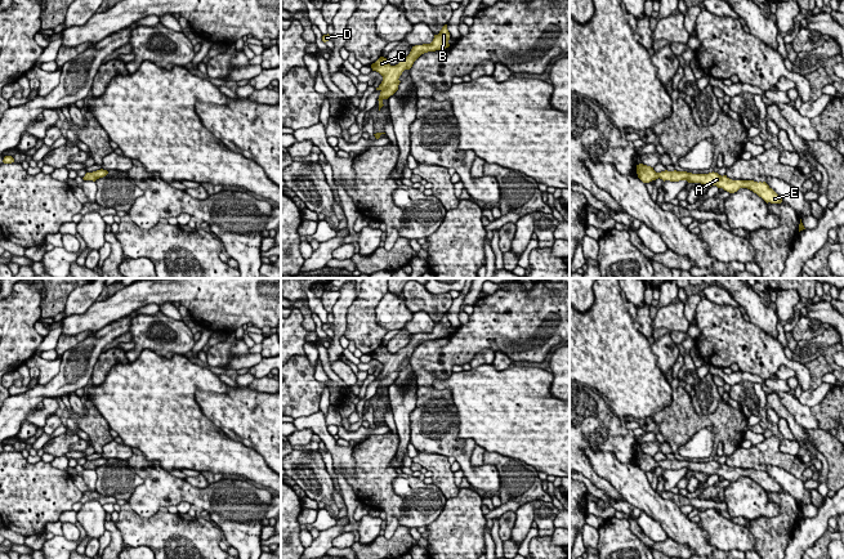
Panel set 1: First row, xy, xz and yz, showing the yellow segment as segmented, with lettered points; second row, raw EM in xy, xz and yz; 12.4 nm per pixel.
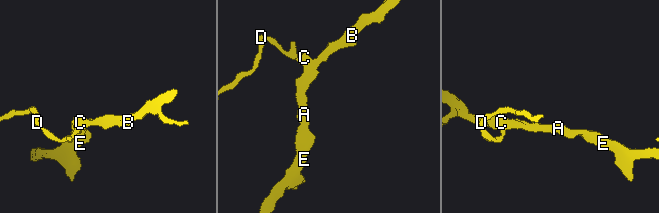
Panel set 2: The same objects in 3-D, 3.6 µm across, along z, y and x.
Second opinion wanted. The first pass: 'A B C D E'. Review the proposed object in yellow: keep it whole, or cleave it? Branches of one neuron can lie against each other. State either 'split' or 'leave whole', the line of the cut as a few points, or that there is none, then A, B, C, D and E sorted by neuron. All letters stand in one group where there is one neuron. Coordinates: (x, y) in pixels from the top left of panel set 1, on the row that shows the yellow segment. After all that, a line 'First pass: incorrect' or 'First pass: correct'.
leave whole; no cut; A B C D E
First pass: correct

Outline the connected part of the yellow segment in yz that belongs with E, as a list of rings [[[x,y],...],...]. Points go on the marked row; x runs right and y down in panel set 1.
[[[639,164],[637,165],[638,178],[643,183],[649,183],[656,179],[679,182],[687,180],[688,183],[701,183],[705,185],[716,185],[718,188],[723,188],[729,193],[737,192],[740,188],[747,188],[762,197],[767,204],[781,204],[782,198],[765,183],[765,182],[754,182],[754,180],[732,180],[727,175],[719,175],[718,173],[709,174],[692,174],[687,171],[661,171],[656,173],[653,167]]]

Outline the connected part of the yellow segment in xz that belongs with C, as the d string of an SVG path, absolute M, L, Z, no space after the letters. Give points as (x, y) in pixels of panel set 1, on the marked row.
M447 24L442 27L438 35L430 44L415 45L412 46L410 54L402 59L398 64L390 66L387 58L380 57L375 63L371 64L372 71L379 72L383 76L381 84L376 88L380 91L379 95L379 111L384 106L383 100L388 99L398 90L399 76L405 70L410 70L414 62L424 53L442 50L450 46L450 32Z

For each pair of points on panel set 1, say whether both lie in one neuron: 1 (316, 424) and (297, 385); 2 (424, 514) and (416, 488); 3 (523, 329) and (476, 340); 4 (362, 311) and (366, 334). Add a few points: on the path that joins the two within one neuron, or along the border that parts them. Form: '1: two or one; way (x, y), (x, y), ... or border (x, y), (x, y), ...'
1: two; border (318, 410), (294, 419)
2: one; way (422, 508), (422, 501), (416, 495)
3: one; way (512, 329), (487, 334)
4: one; way (362, 316), (362, 329)

